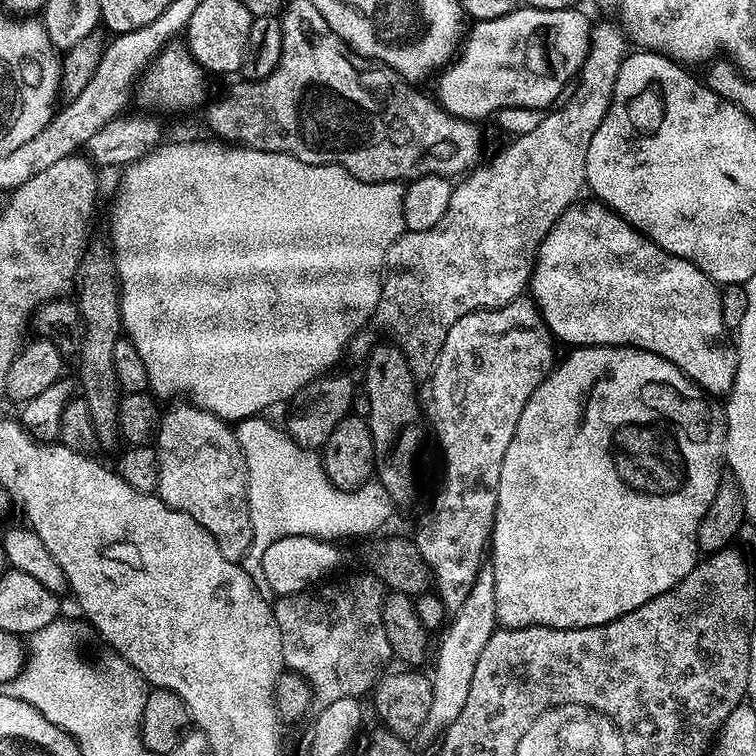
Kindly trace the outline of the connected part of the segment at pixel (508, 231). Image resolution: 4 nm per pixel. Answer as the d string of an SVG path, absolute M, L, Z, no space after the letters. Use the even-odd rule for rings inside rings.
M613 23L600 24L591 29L588 33L588 53L584 59L584 65L578 73L578 81L580 85L567 93L568 101L561 108L553 107L547 114L541 115L538 126L534 126L534 130L530 130L530 134L522 134L515 137L489 164L481 163L479 166L471 169L452 189L448 204L444 208L442 218L438 218L438 222L434 222L434 226L430 226L428 230L418 230L410 232L405 230L403 234L390 246L388 258L386 261L386 271L382 276L380 285L380 301L376 307L375 323L378 322L386 331L389 332L391 343L399 348L400 352L406 358L406 362L410 366L412 375L417 378L427 378L432 373L434 362L438 358L438 354L442 350L442 342L446 342L446 330L450 330L450 326L454 326L454 322L458 322L458 318L462 318L471 312L479 312L482 308L501 308L506 306L512 300L519 300L525 295L526 289L529 287L532 279L532 265L536 261L536 251L540 249L540 244L544 240L544 235L549 231L552 223L570 207L577 203L576 196L586 188L586 150L590 150L590 138L594 138L594 130L598 130L598 126L602 126L602 118L606 118L606 110L608 104L612 100L614 94L614 82L618 82L618 70L622 66L626 55L626 38Z

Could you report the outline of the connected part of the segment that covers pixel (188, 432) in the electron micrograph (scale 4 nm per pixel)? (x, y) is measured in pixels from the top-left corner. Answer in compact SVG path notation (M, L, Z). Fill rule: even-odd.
M180 402L177 408L172 408L163 413L160 417L160 428L156 431L156 439L154 441L154 451L156 454L156 486L158 495L174 510L178 510L182 514L190 514L190 518L194 518L194 522L198 522L198 526L202 526L214 538L214 542L218 542L218 550L222 550L222 558L230 558L231 560L243 561L245 554L250 550L250 542L252 541L252 527L250 526L250 510L248 509L248 471L246 470L246 462L242 450L236 441L235 431L225 421L219 420L212 412L206 412L201 408L195 407L187 402Z

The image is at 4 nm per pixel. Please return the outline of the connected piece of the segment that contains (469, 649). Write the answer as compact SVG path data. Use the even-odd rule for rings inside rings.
M481 567L470 594L466 596L466 601L462 602L462 606L455 609L451 616L452 622L448 628L446 626L443 629L445 632L436 652L434 668L430 670L432 682L429 713L426 714L422 727L412 741L419 751L430 747L433 743L434 746L462 712L470 692L470 683L474 678L478 657L497 629L494 576L491 567Z

